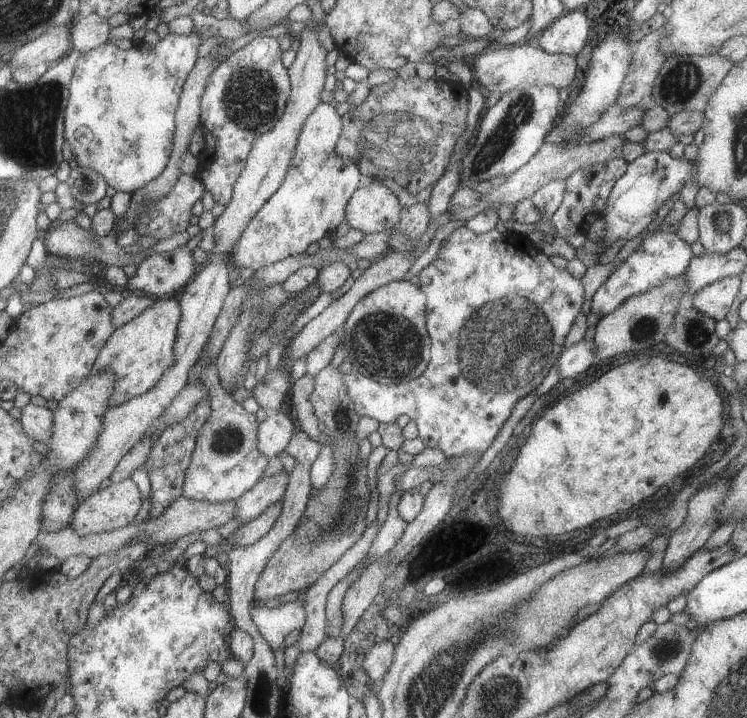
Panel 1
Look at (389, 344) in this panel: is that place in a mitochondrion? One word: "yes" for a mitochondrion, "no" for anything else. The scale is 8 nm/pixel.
yes

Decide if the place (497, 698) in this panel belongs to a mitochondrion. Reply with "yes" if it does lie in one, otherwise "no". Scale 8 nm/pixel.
yes

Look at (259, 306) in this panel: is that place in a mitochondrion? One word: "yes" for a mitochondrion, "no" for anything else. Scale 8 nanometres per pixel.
yes

